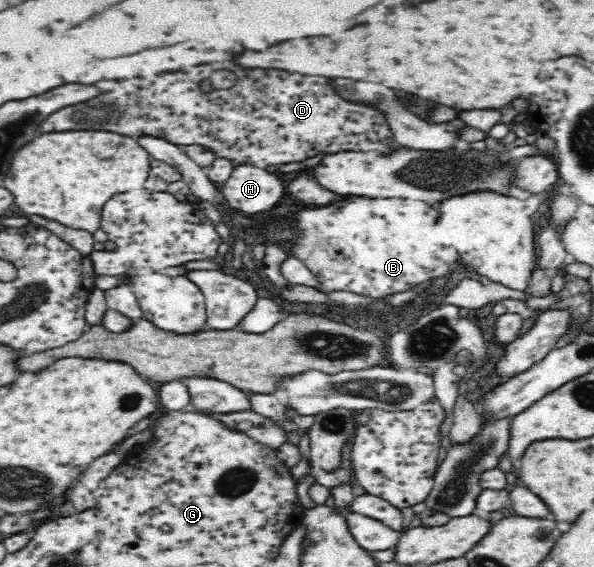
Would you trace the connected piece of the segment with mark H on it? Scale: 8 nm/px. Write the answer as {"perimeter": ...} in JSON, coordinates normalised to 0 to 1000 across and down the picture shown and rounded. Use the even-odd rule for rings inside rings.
{"perimeter":[[[396,293],[389,314],[372,328],[386,360],[419,377],[456,374],[476,346],[476,321],[451,296]]]}

